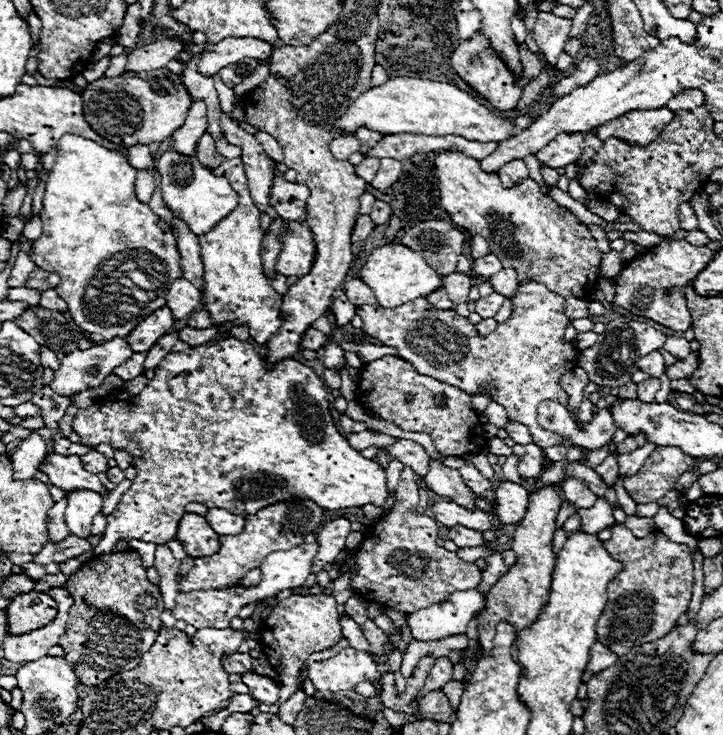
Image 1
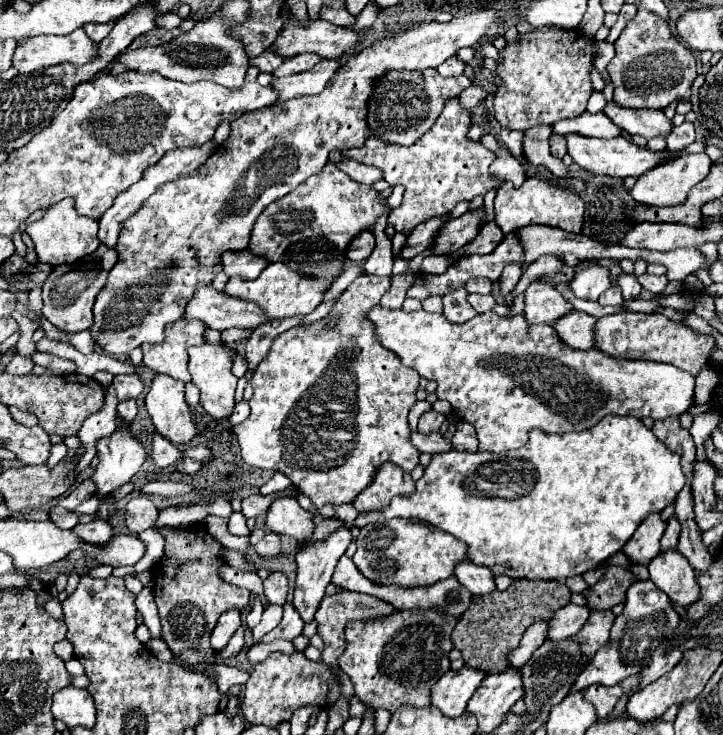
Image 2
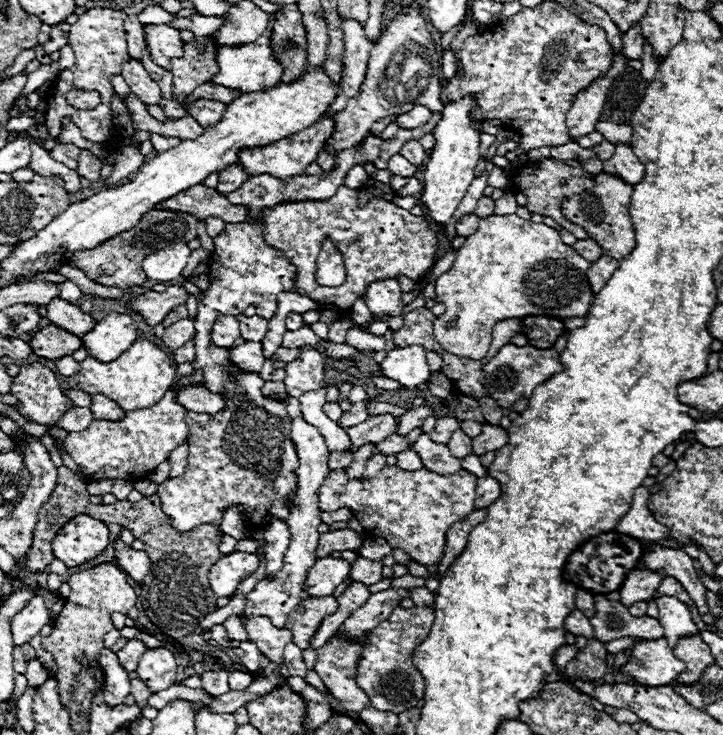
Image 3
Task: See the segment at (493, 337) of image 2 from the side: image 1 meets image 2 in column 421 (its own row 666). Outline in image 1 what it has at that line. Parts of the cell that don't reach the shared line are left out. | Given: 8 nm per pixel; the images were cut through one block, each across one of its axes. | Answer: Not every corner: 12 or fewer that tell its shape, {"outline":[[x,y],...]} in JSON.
{"outline":[[352,646],[314,662],[316,690],[344,692],[380,676],[368,652]]}

